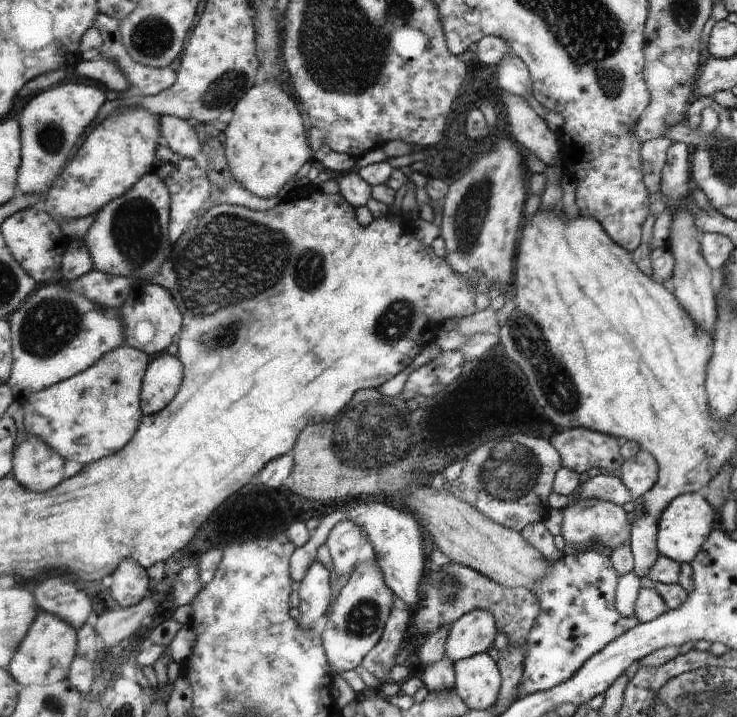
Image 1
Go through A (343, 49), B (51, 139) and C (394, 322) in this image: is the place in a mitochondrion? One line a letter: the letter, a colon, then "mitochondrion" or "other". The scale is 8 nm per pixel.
A: mitochondrion
B: mitochondrion
C: mitochondrion

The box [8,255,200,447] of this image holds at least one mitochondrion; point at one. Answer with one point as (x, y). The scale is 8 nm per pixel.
(52, 324)

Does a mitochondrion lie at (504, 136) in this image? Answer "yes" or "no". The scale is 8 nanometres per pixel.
no

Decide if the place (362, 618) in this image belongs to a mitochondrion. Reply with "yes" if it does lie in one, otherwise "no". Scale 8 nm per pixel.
yes

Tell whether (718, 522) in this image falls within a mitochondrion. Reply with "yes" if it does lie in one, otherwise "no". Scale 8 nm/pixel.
no

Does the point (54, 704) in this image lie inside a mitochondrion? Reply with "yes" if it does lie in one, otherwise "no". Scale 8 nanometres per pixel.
yes

